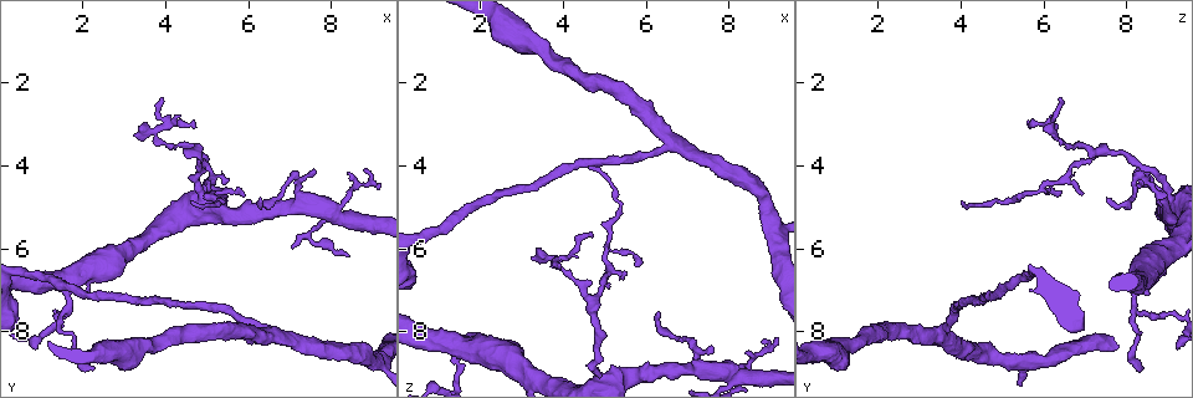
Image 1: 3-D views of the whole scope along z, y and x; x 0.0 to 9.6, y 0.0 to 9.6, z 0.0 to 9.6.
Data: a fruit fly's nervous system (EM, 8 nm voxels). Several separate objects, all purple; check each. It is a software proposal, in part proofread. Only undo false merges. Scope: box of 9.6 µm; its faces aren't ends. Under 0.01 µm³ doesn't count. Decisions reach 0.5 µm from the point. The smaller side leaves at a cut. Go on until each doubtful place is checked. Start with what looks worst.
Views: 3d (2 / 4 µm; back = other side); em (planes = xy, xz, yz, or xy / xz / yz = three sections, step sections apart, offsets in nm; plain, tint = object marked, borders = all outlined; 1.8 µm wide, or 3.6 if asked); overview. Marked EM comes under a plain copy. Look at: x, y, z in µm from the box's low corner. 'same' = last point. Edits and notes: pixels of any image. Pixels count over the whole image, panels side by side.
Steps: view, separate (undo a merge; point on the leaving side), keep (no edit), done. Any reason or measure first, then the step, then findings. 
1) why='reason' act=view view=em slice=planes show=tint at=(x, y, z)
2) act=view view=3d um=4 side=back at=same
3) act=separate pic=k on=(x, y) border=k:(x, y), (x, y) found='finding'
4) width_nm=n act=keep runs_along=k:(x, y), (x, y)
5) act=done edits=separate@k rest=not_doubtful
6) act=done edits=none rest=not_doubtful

act=view view=3d um=4 side=back at=(7.90, 5.05, 8.90)

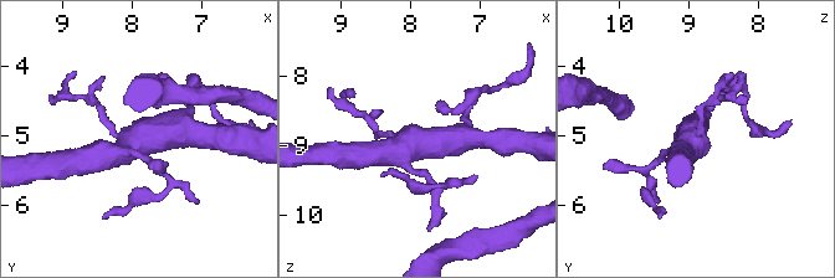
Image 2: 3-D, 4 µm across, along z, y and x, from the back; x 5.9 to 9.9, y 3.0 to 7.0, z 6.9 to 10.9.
arms=4 why='need the tissue' act=view view=em slice=planes show=tint at=(7.95, 5.10, 8.95)

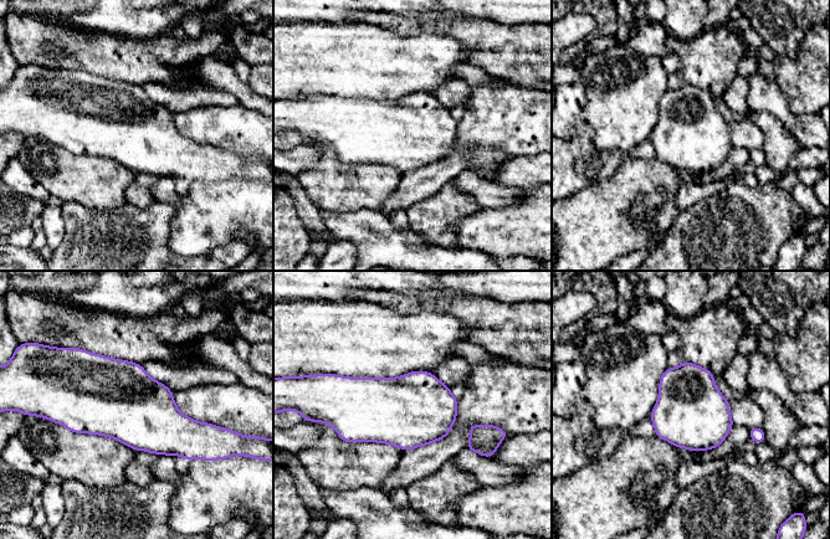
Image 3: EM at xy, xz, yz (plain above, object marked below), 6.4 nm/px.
act=keep found='one neuron here'

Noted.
why='abrupt turn' act=view view=em slice=planes show=tint at=(1.40, 7.80, 8.25)

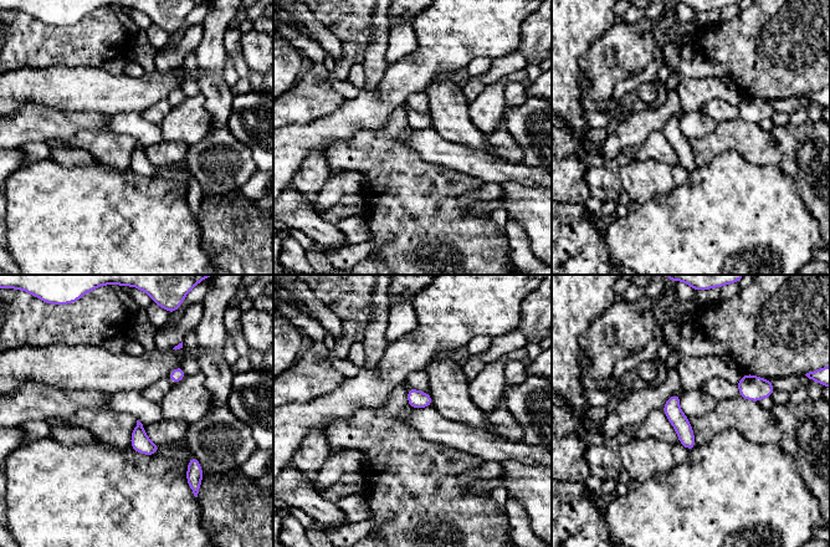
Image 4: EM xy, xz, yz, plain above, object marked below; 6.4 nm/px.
act=keep found='continuous, no second neuron'

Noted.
why='three-way junction' act=view view=em slice=planes show=tint at=(6.55, 7.95, 3.55)

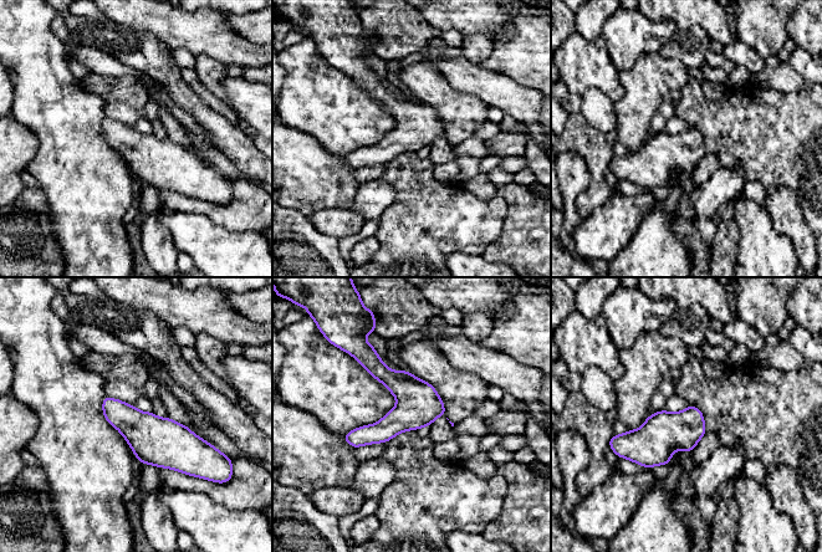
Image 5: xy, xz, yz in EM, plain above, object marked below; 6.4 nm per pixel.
act=keep found='all the same neuron'

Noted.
act=done edits=none rest=not_doubtful

